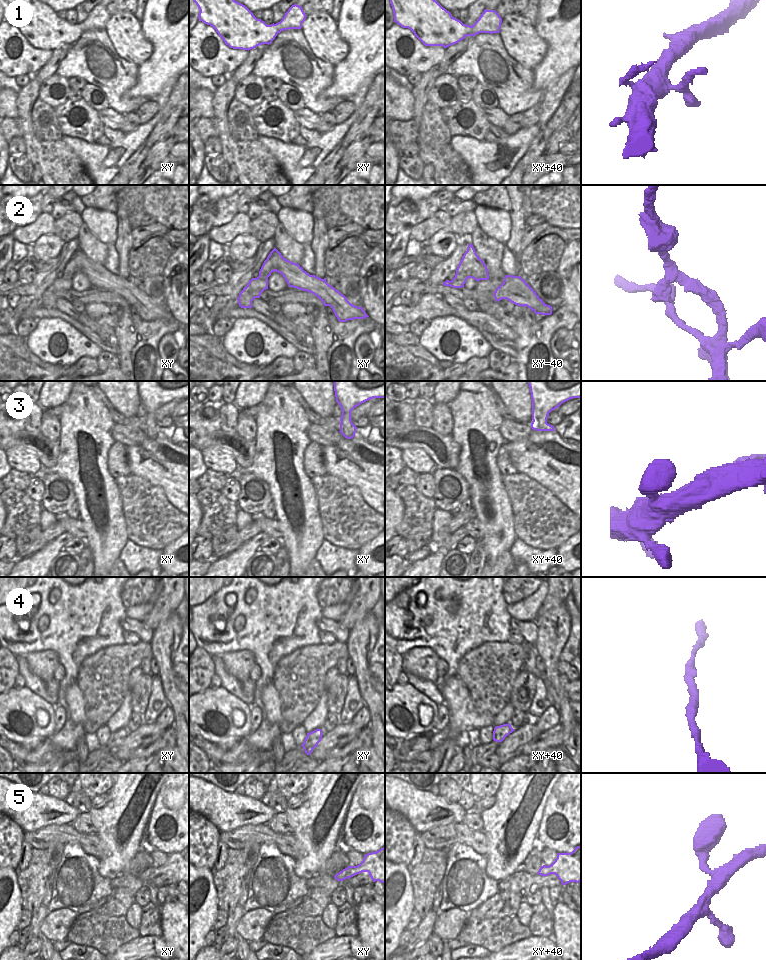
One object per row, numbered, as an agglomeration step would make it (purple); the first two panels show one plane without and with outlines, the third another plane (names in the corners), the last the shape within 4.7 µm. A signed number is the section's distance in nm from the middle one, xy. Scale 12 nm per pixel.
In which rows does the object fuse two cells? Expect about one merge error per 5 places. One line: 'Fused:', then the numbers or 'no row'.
Fused: 3

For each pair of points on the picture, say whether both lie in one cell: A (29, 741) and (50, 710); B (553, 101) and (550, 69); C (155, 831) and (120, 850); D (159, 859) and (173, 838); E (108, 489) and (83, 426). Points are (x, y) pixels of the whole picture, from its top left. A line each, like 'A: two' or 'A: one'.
A: one
B: two
C: two
D: two
E: one

